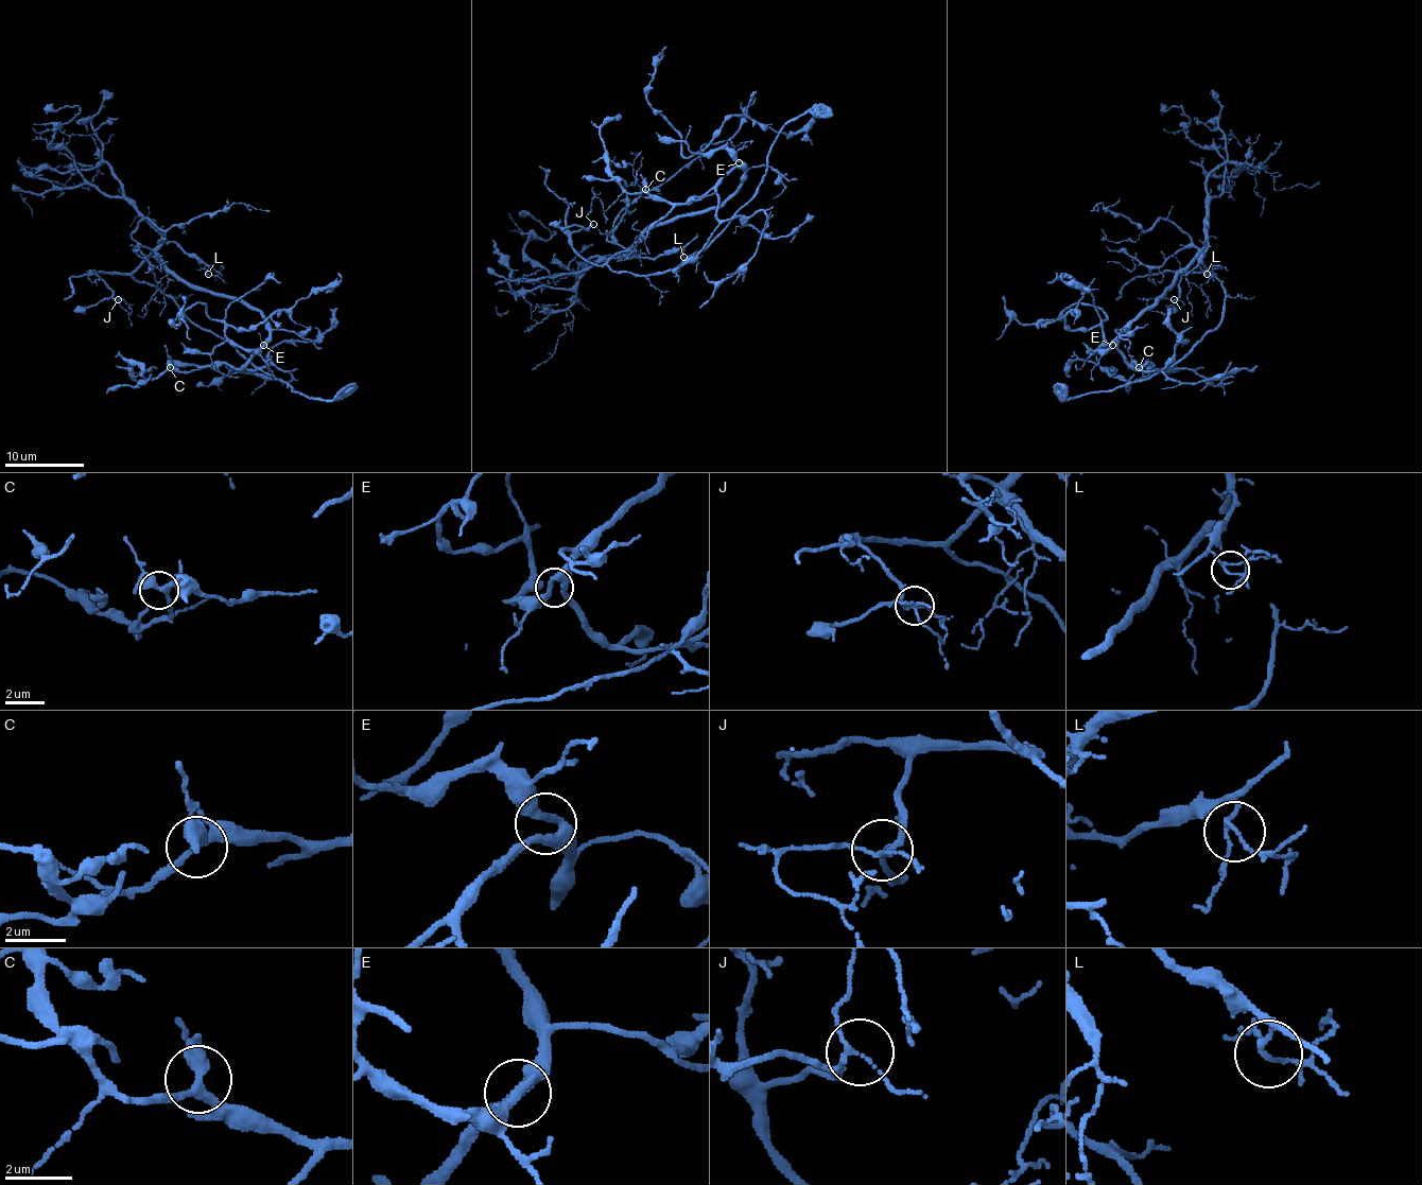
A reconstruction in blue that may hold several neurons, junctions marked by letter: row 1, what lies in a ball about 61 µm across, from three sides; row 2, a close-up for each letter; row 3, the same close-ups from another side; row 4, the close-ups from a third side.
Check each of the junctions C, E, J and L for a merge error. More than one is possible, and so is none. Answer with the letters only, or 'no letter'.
no letter

